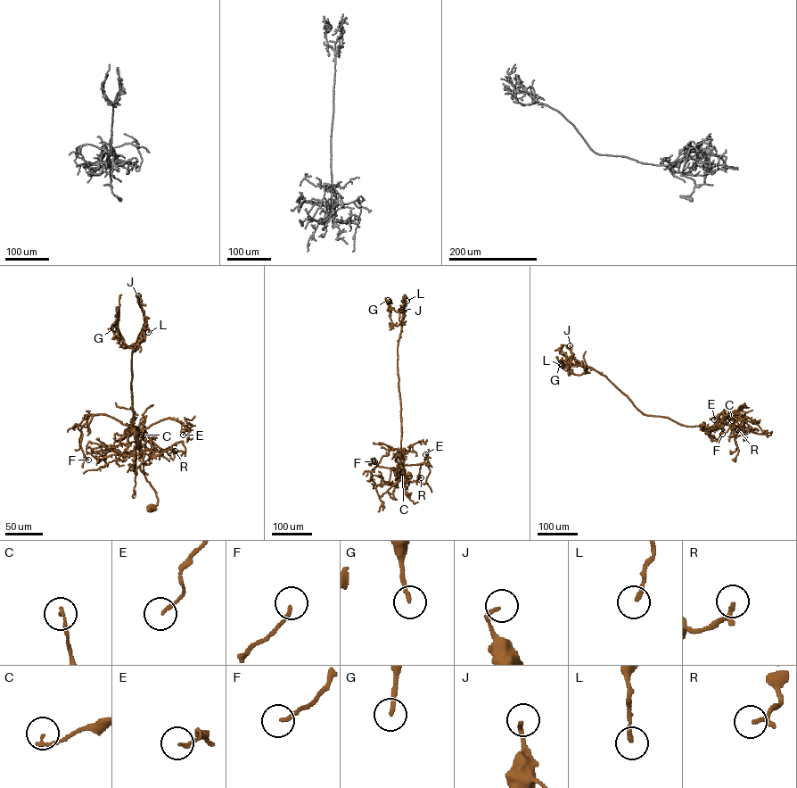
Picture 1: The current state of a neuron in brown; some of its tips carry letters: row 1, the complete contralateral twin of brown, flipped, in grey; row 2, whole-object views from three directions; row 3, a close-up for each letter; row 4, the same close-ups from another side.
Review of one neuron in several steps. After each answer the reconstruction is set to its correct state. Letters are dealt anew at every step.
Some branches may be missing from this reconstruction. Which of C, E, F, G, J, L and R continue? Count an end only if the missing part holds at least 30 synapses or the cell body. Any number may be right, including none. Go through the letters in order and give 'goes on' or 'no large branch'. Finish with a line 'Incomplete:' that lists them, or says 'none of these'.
C: no large branch
E: no large branch
F: no large branch
G: no large branch
J: no large branch
L: no large branch
R: no large branch
Incomplete: none of these

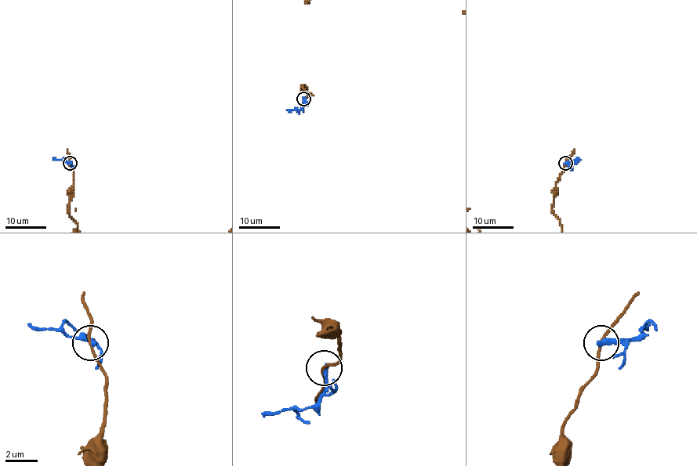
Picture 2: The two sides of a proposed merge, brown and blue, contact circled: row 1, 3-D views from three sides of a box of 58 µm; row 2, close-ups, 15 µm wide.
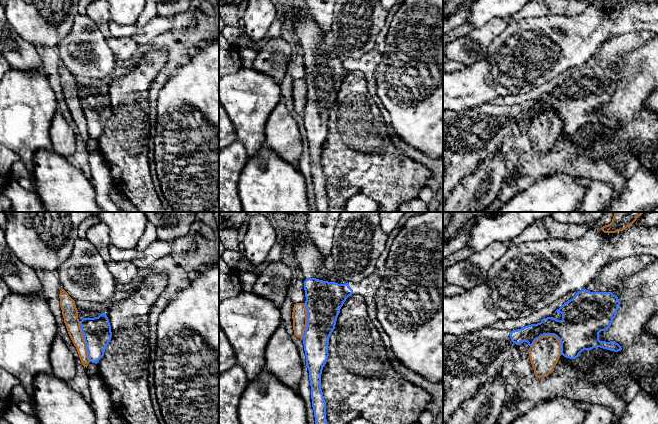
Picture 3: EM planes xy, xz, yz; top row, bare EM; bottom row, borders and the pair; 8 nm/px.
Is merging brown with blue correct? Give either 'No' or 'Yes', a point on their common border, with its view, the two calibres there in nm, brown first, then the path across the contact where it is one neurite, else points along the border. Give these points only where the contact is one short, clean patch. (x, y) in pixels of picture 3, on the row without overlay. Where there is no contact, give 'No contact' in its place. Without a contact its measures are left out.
No. Touches brown at yz (551, 111). Thickness 240 nm (brown) against 320 nm

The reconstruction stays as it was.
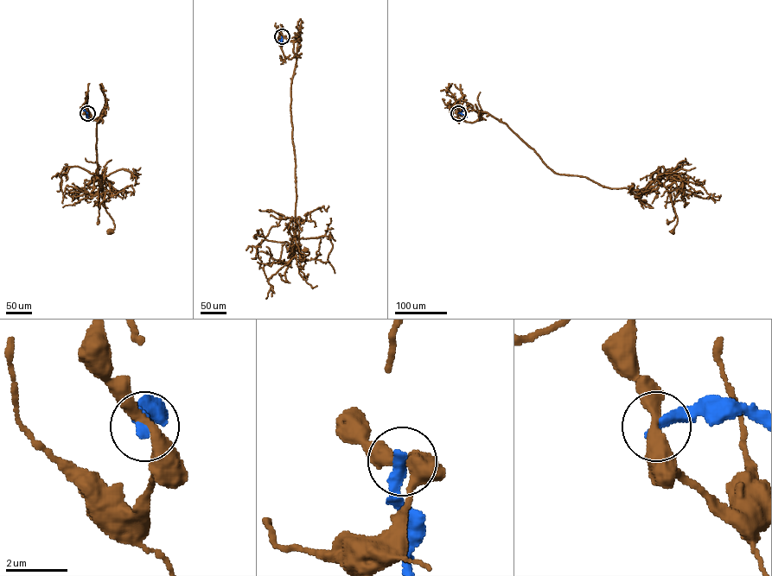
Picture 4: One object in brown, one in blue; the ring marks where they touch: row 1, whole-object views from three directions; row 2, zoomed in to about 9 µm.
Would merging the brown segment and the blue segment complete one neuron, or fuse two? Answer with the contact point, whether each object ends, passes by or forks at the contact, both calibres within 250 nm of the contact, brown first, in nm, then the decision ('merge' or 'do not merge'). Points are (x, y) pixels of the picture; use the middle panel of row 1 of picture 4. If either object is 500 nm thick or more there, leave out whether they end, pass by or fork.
at (282, 36); brown passes by; blue ends there; 360 nm thick on the brown side, 420 nm on the other; do not merge

